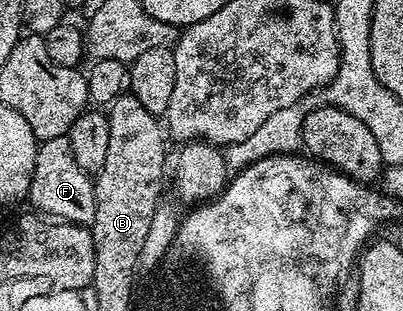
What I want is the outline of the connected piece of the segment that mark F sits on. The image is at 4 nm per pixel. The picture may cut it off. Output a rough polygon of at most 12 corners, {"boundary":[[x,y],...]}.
{"boundary":[[66,135],[36,146],[29,200],[65,223],[95,219],[92,176]]}

